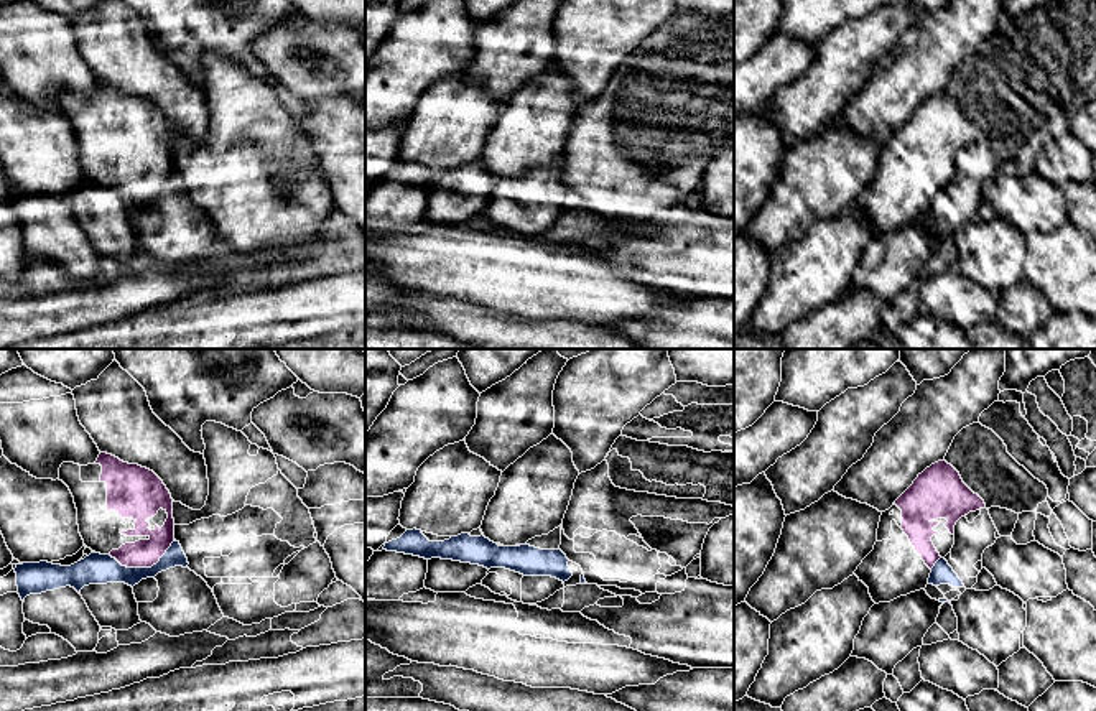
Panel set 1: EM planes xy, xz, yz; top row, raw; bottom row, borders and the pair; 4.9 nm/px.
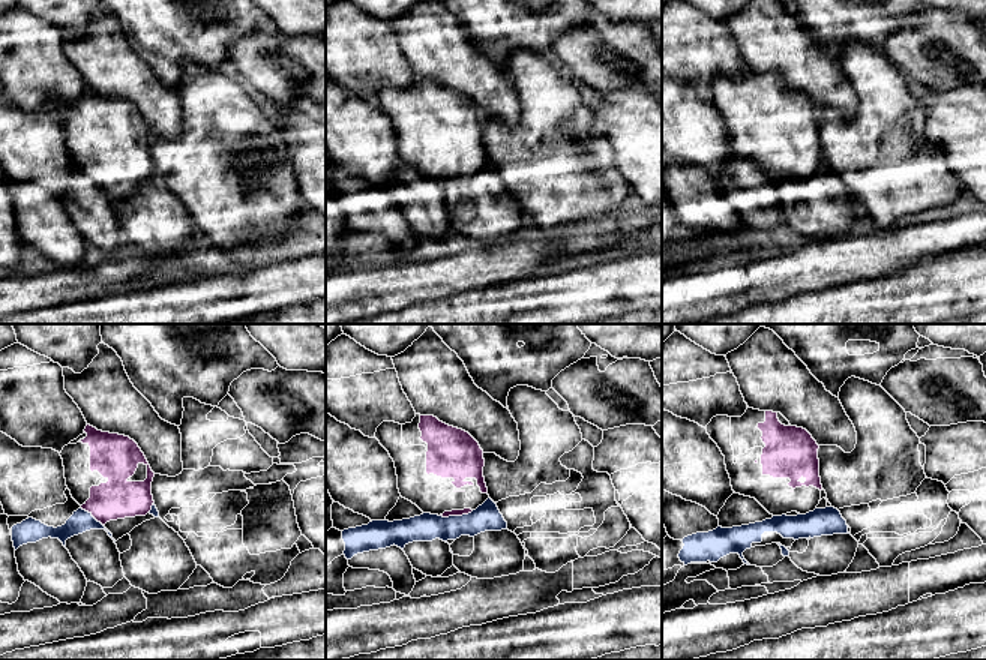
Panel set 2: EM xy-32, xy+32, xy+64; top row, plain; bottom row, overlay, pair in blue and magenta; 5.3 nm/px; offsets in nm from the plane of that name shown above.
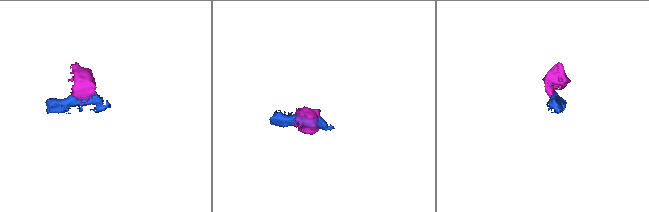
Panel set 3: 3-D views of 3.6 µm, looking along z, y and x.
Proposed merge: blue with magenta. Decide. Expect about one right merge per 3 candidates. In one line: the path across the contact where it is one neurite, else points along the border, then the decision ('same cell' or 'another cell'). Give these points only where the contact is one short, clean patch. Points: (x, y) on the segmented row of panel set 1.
border along xy (175, 540), (150, 566), (122, 566), (109, 555); another cell

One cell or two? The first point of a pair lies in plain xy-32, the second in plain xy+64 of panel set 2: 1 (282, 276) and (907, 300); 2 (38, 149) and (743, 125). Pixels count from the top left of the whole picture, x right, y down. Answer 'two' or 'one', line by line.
1: one
2: two

